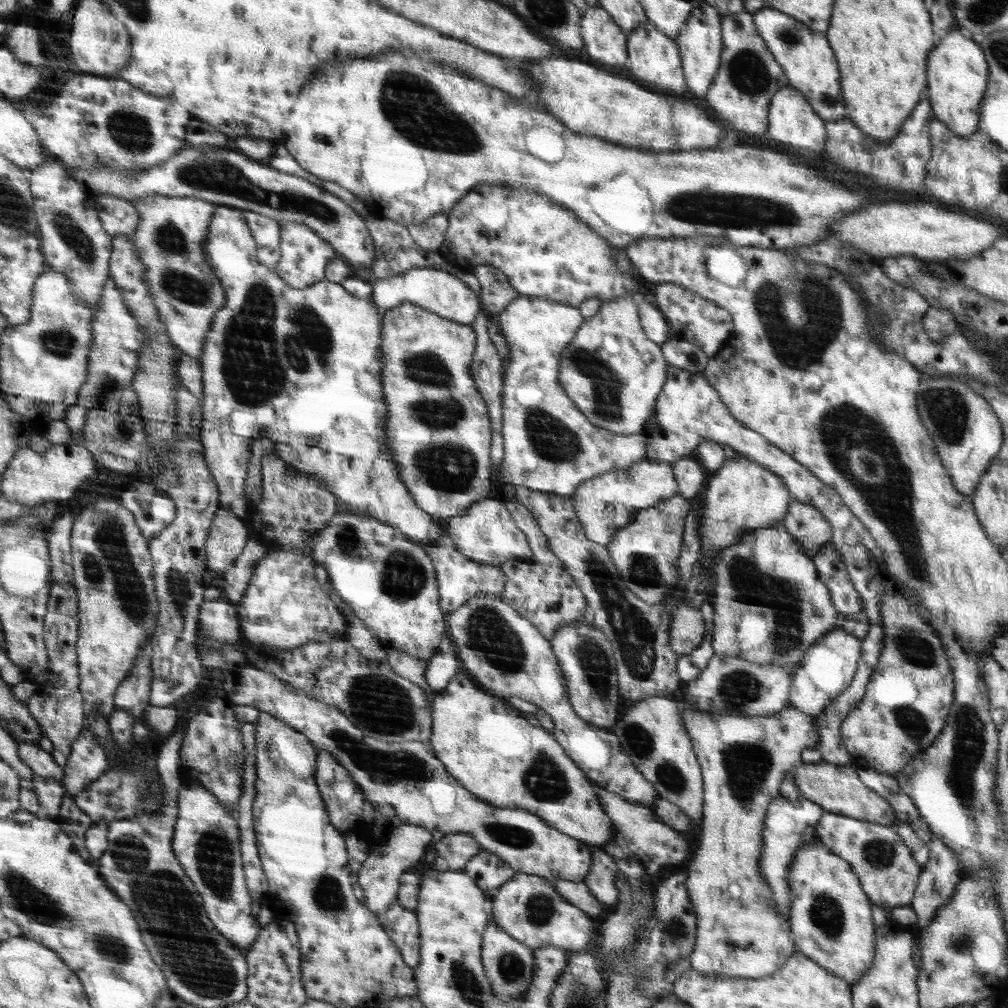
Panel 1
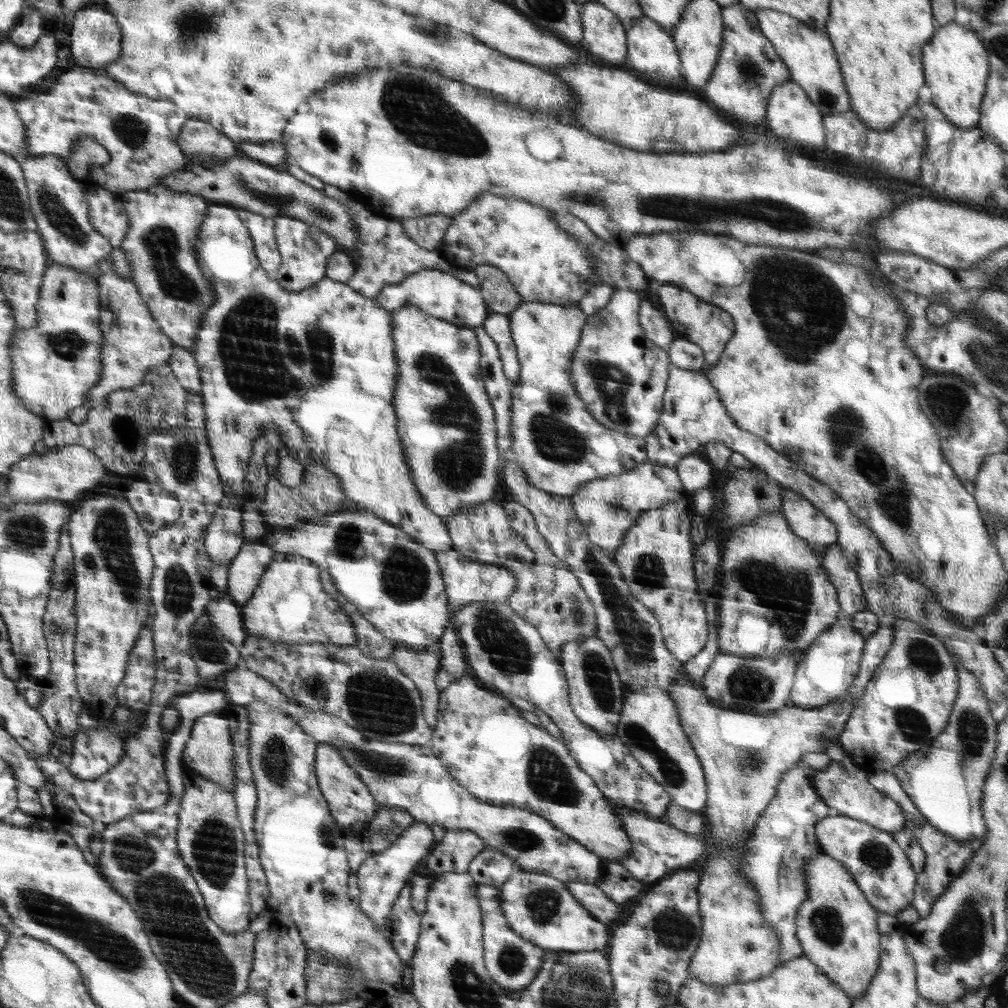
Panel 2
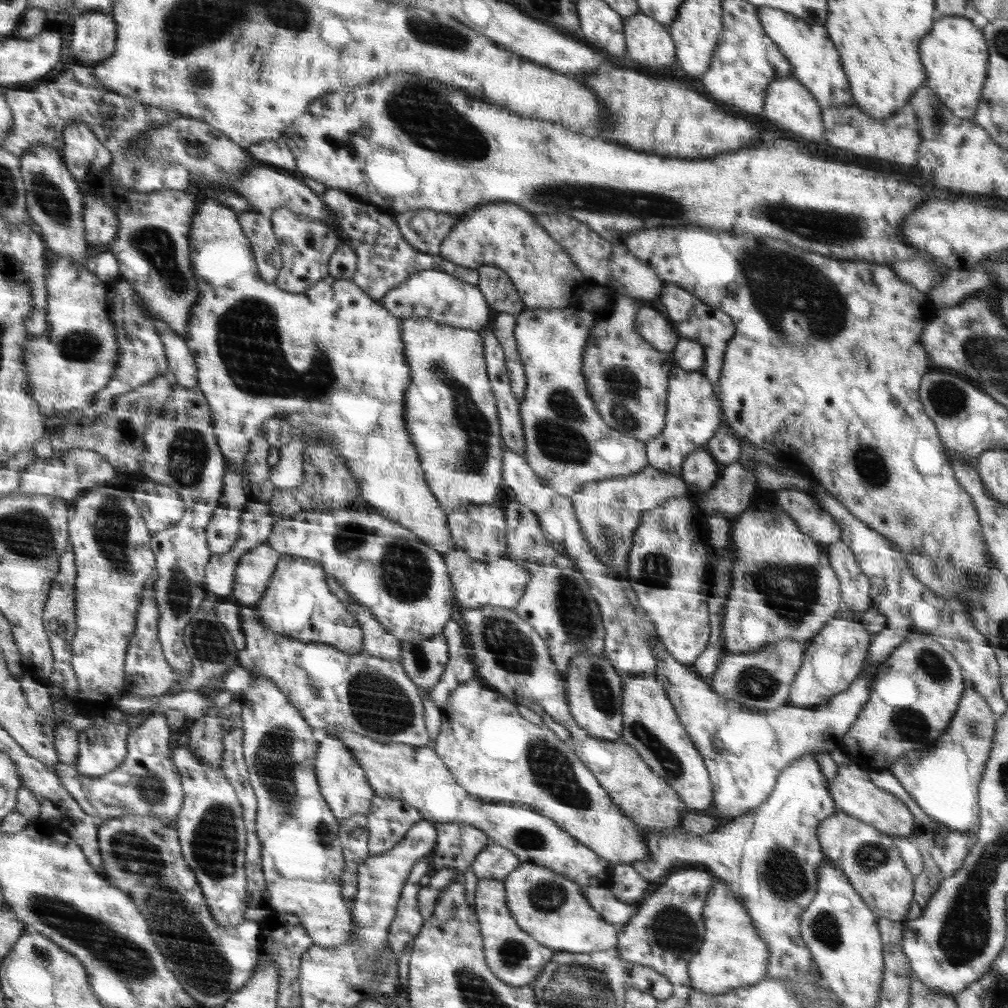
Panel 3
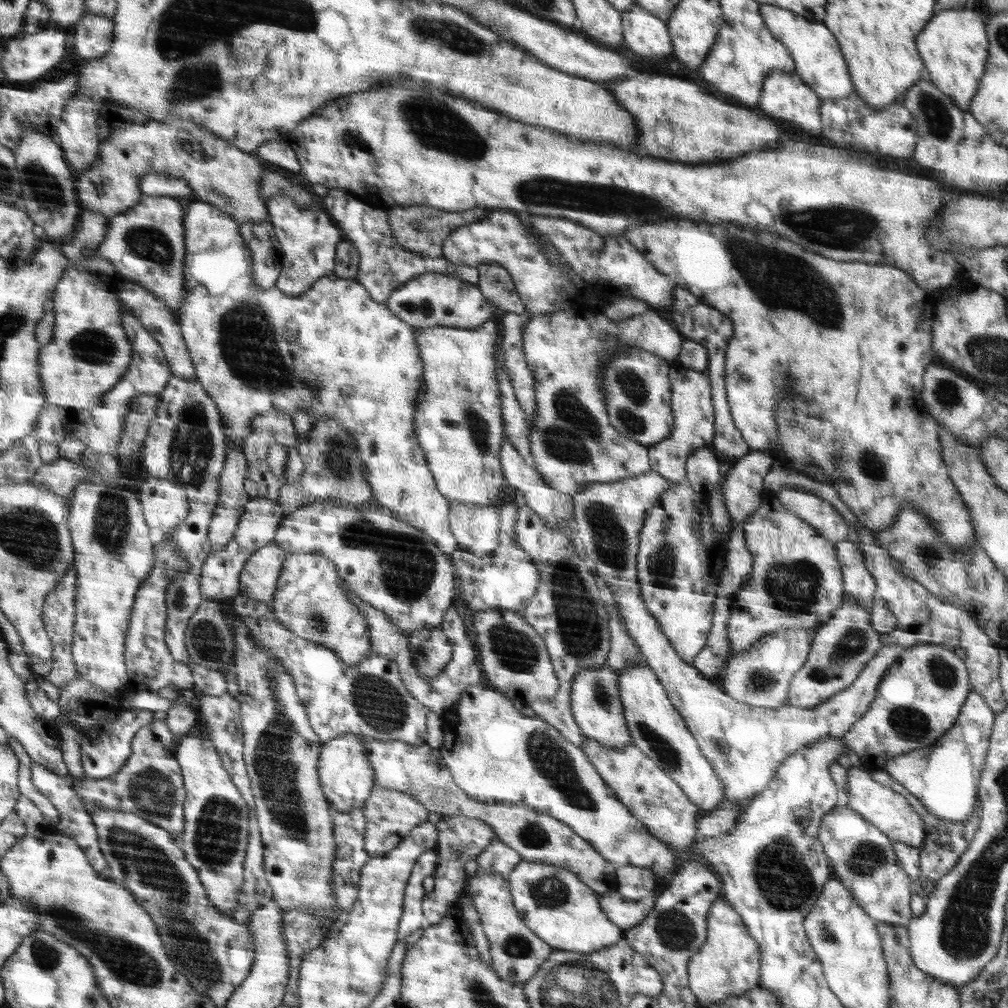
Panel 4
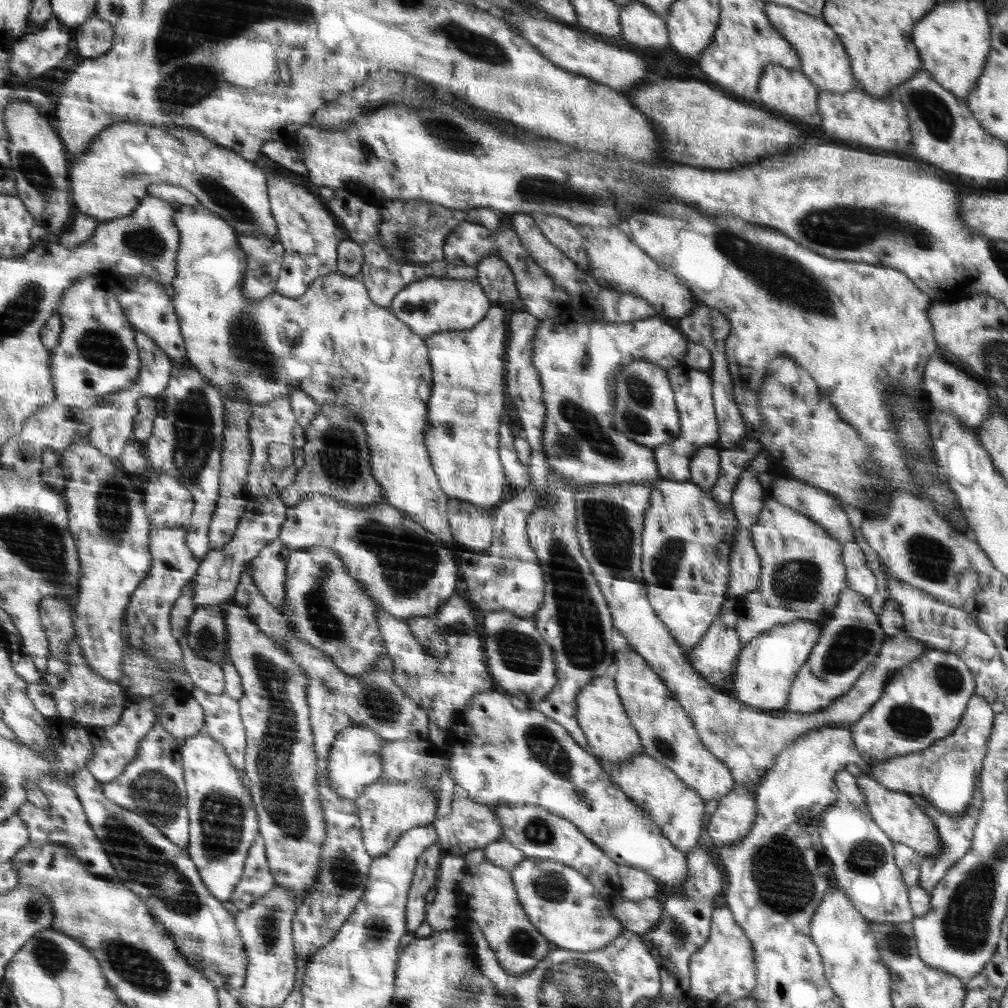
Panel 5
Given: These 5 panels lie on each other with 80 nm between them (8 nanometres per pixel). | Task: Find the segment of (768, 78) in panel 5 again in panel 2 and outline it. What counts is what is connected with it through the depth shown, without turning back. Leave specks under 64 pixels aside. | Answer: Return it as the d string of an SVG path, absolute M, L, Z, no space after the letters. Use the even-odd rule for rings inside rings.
M792 78L785 84L778 85L774 90L774 98L770 99L770 122L766 126L772 130L774 138L782 138L792 144L814 144L824 146L824 128L822 113L809 99L806 91Z

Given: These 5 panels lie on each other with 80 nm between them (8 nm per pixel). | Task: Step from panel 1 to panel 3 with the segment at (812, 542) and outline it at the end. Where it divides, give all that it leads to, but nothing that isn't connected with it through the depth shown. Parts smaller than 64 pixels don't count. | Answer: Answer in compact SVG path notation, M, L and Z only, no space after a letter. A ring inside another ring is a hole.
M796 488L784 489L777 495L777 501L810 538L826 545L840 543L842 526L808 493Z

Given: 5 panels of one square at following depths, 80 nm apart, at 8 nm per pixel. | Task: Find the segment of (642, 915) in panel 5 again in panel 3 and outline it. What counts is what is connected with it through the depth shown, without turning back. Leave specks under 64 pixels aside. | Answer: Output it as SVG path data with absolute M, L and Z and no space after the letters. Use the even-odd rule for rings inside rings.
M584 887L584 895L606 922L614 923L618 927L632 920L640 909L638 903L622 902L606 887Z

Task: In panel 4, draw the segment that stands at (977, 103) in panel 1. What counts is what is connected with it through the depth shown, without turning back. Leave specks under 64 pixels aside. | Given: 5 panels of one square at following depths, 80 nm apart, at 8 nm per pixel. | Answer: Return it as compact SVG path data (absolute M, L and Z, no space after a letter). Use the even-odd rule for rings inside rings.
M966 8L943 10L934 22L926 25L926 30L922 30L922 36L918 38L918 50L928 72L926 78L962 110L969 111L971 108L986 68L989 40L986 40L985 26L984 18L980 18L978 12Z

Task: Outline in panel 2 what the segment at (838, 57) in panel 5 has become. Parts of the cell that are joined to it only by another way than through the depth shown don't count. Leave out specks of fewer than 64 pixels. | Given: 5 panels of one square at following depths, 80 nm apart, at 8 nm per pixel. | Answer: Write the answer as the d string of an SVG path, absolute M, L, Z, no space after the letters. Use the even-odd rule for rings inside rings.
M760 9L757 12L760 20L762 34L770 40L778 54L782 54L782 62L790 66L792 80L798 83L809 95L814 106L821 110L825 116L840 114L851 110L850 97L848 96L844 78L840 74L835 50L832 50L832 39L825 30L806 26L801 19L779 10Z

